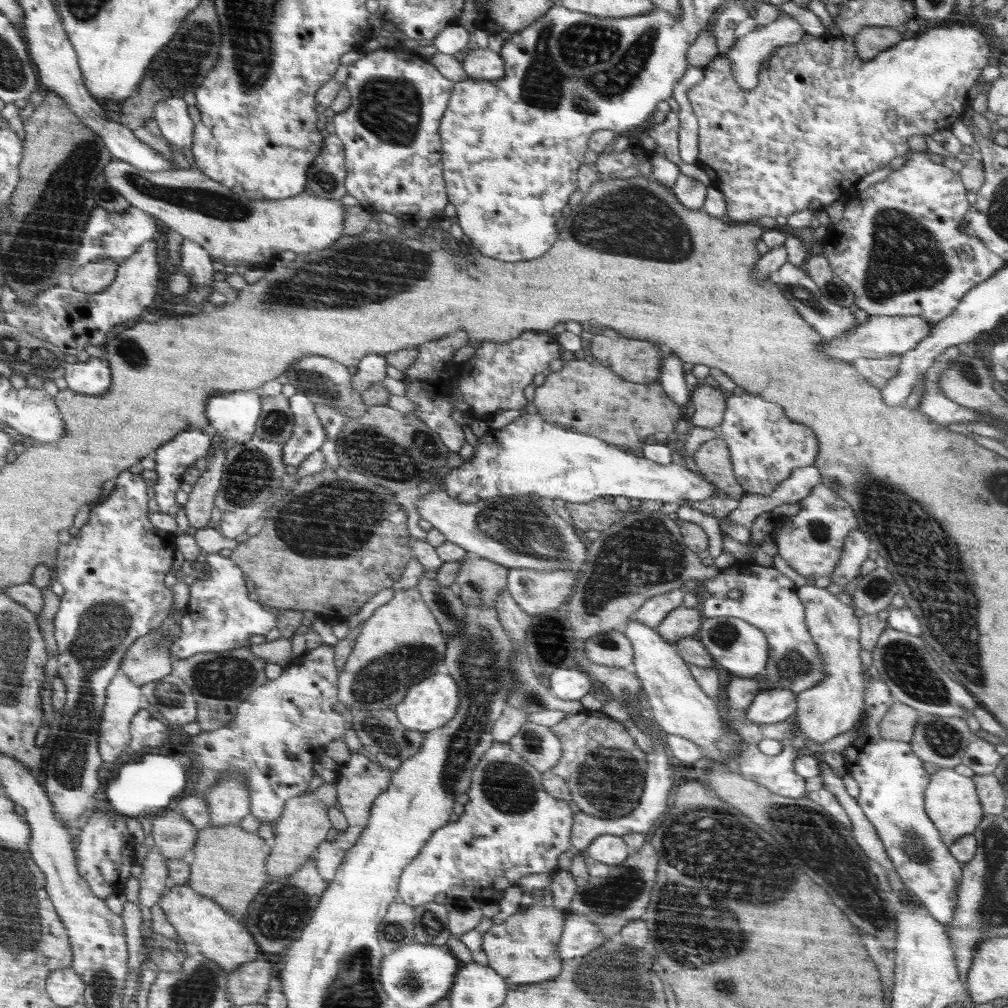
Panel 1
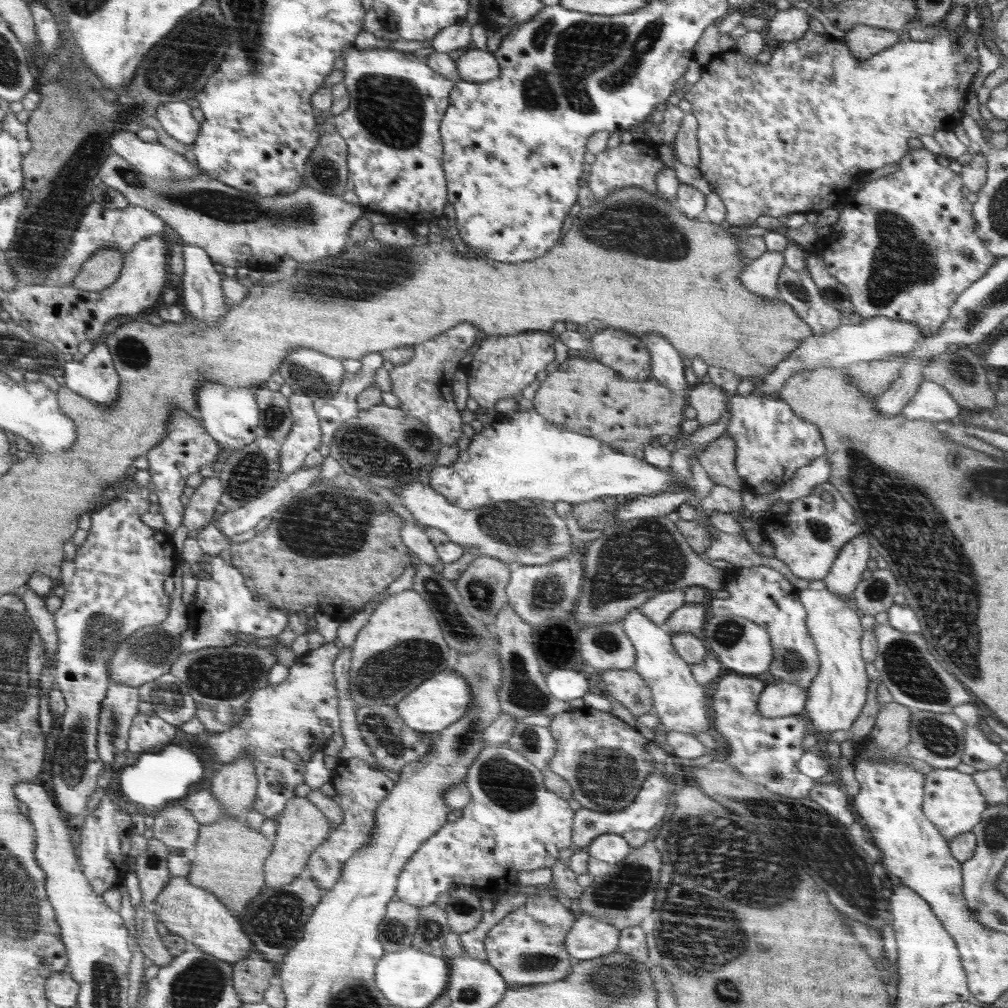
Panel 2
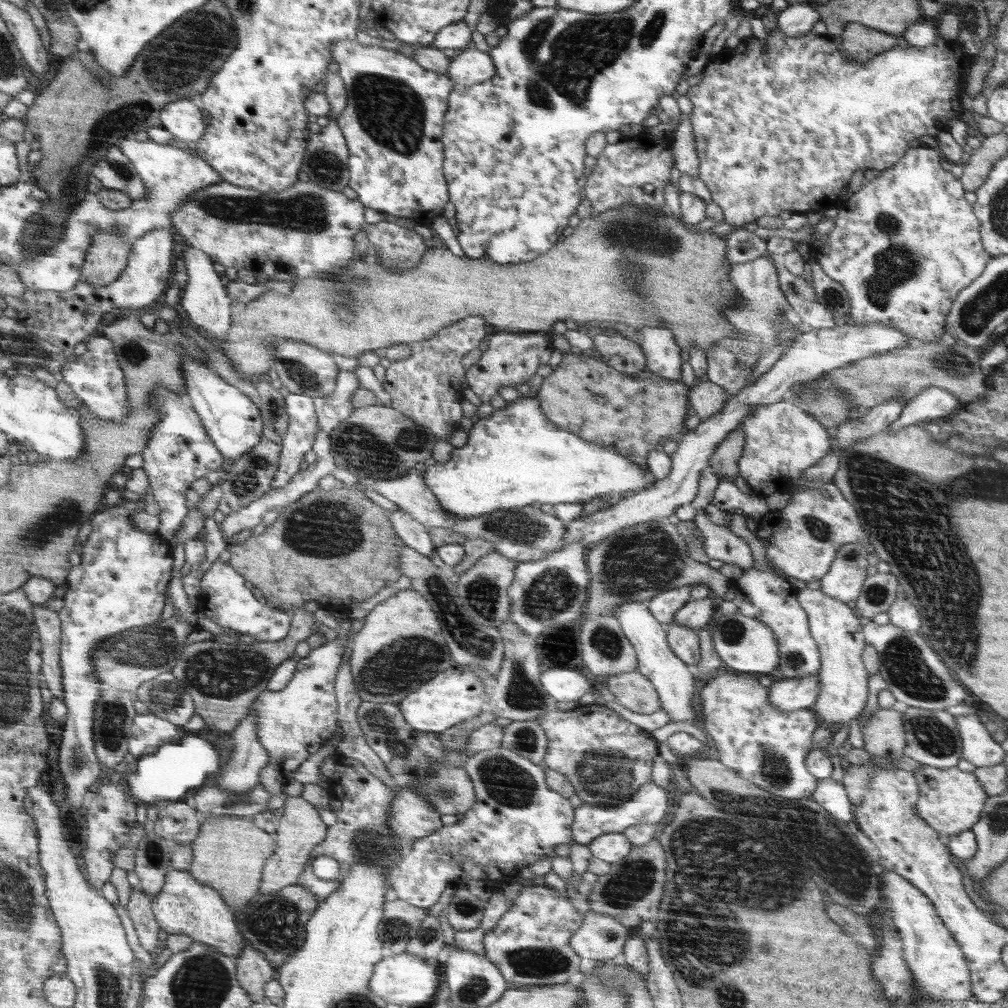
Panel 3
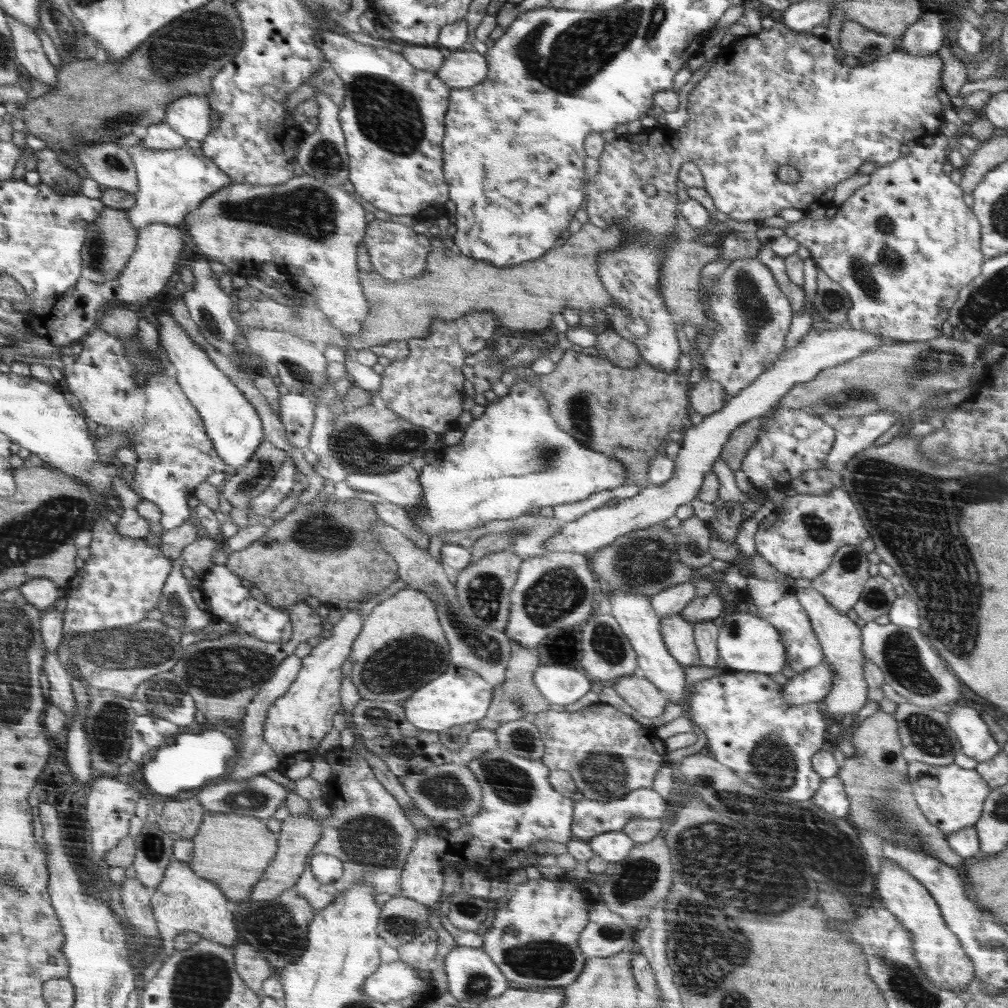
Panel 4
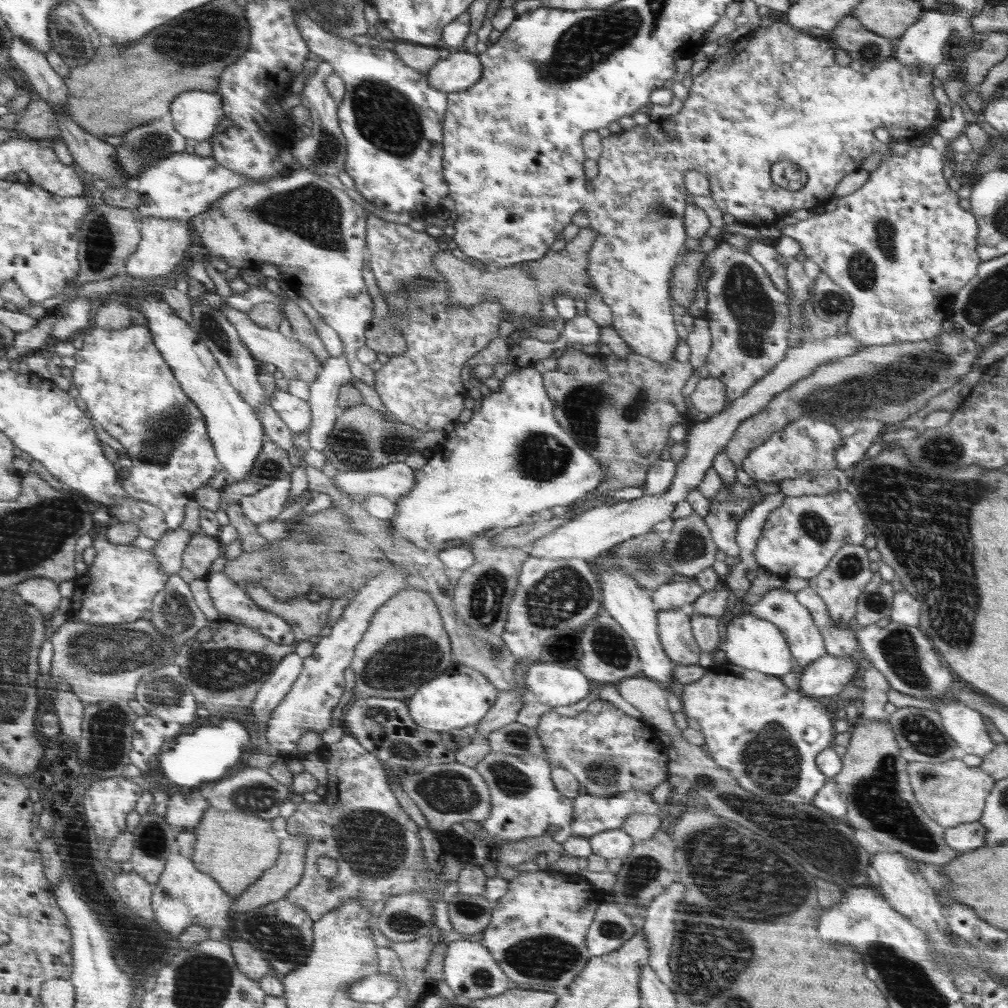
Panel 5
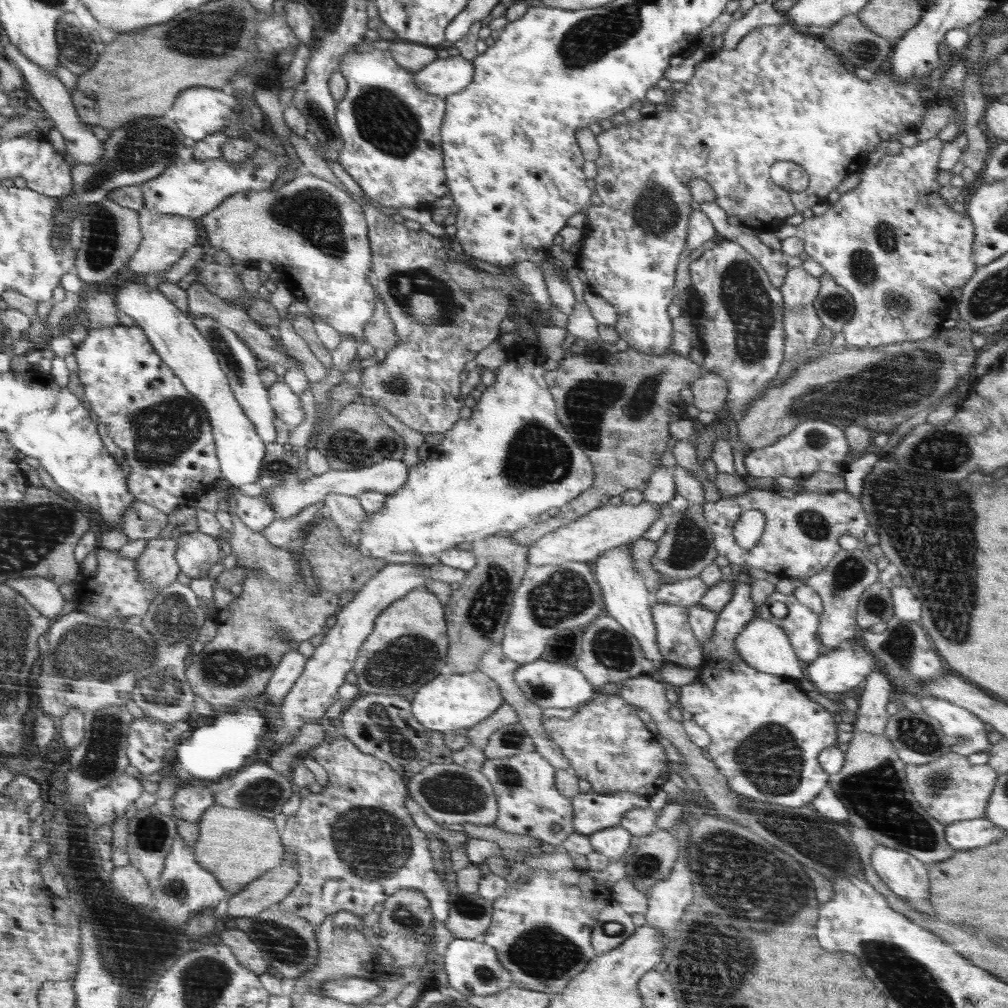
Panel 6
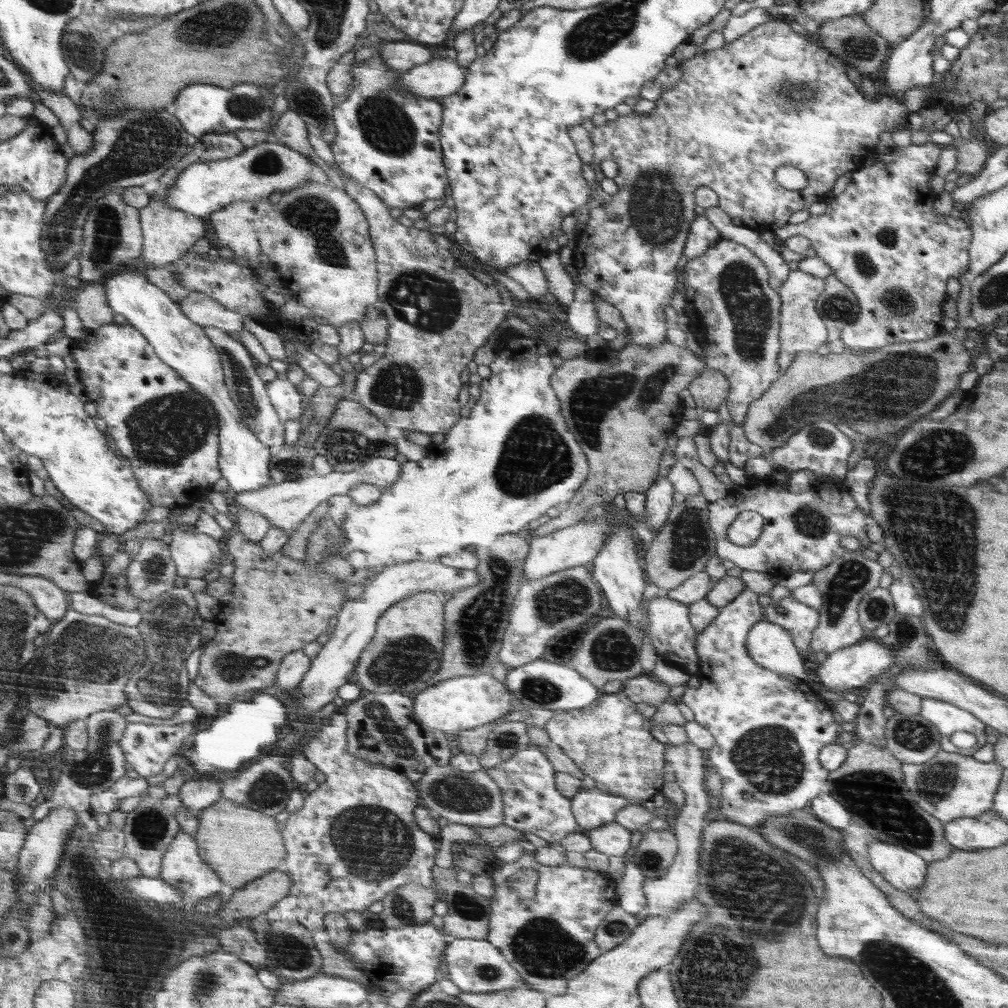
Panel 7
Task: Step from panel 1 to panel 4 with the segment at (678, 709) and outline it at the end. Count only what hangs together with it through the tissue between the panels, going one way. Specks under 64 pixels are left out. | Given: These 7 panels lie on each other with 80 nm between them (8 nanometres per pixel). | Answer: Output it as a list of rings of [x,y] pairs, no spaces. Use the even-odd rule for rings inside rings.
[[[614,589],[609,595],[611,616],[617,620],[619,627],[629,638],[637,654],[638,673],[666,694],[669,702],[676,702],[682,706],[682,698],[688,687],[686,677],[684,677],[684,665],[669,653],[669,649],[665,645],[660,616],[653,610],[652,598],[634,591],[618,589]]]

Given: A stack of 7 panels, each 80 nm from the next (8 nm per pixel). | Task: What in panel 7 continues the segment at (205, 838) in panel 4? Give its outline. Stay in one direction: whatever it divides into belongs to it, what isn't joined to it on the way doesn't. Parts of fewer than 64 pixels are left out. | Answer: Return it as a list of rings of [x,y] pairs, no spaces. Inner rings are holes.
[[[222,799],[198,814],[199,829],[195,834],[198,854],[214,872],[233,889],[242,888],[250,881],[282,868],[288,856],[285,839],[280,836],[274,817],[250,807]]]

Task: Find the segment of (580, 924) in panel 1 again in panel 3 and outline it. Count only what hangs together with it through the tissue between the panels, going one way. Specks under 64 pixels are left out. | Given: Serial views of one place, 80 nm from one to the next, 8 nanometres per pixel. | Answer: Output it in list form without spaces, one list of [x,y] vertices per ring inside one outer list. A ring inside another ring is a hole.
[[[588,911],[581,928],[571,938],[571,946],[581,958],[602,961],[622,954],[628,937],[629,928],[613,916]]]

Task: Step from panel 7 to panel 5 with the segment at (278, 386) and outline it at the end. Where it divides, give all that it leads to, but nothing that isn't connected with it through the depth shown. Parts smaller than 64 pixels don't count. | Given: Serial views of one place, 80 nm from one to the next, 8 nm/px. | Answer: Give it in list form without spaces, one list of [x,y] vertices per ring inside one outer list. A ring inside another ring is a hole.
[[[279,384],[279,387],[274,389],[268,398],[268,403],[293,432],[292,436],[309,428],[311,423],[309,402],[292,396],[284,384]]]

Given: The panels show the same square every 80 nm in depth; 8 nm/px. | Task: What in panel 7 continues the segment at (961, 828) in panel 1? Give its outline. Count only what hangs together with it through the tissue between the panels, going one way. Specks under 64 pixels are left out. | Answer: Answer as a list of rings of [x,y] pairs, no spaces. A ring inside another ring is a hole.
[[[956,749],[940,750],[922,764],[903,763],[904,784],[913,794],[914,802],[938,821],[947,823],[956,818],[976,818],[987,812],[998,790],[1003,766],[992,762],[980,762],[971,754],[960,754]]]

